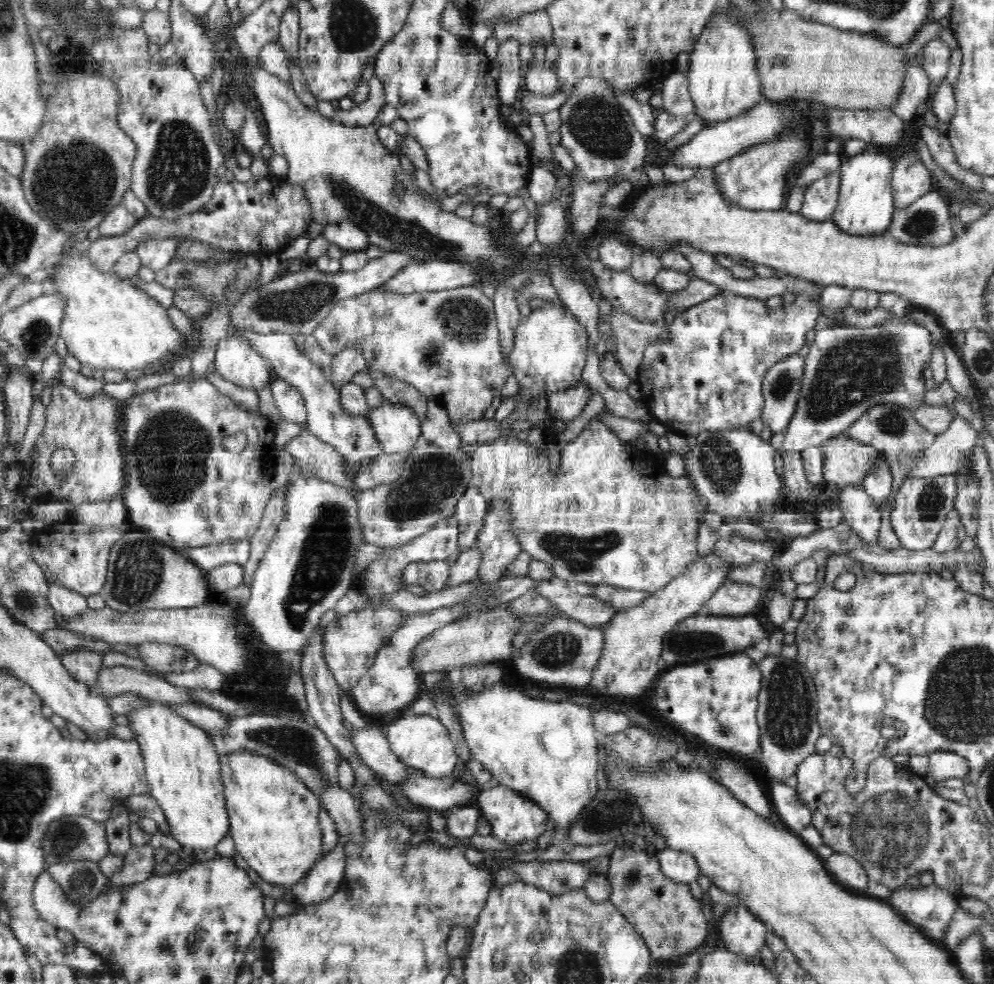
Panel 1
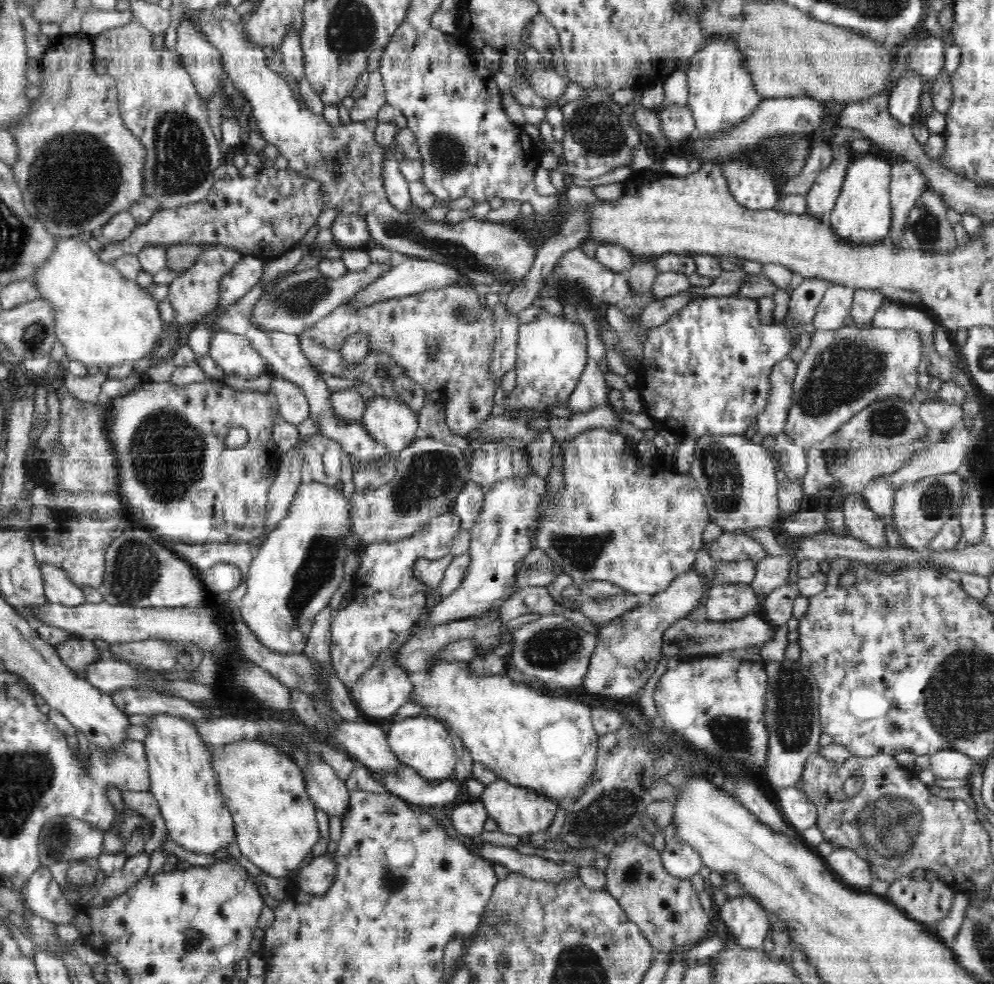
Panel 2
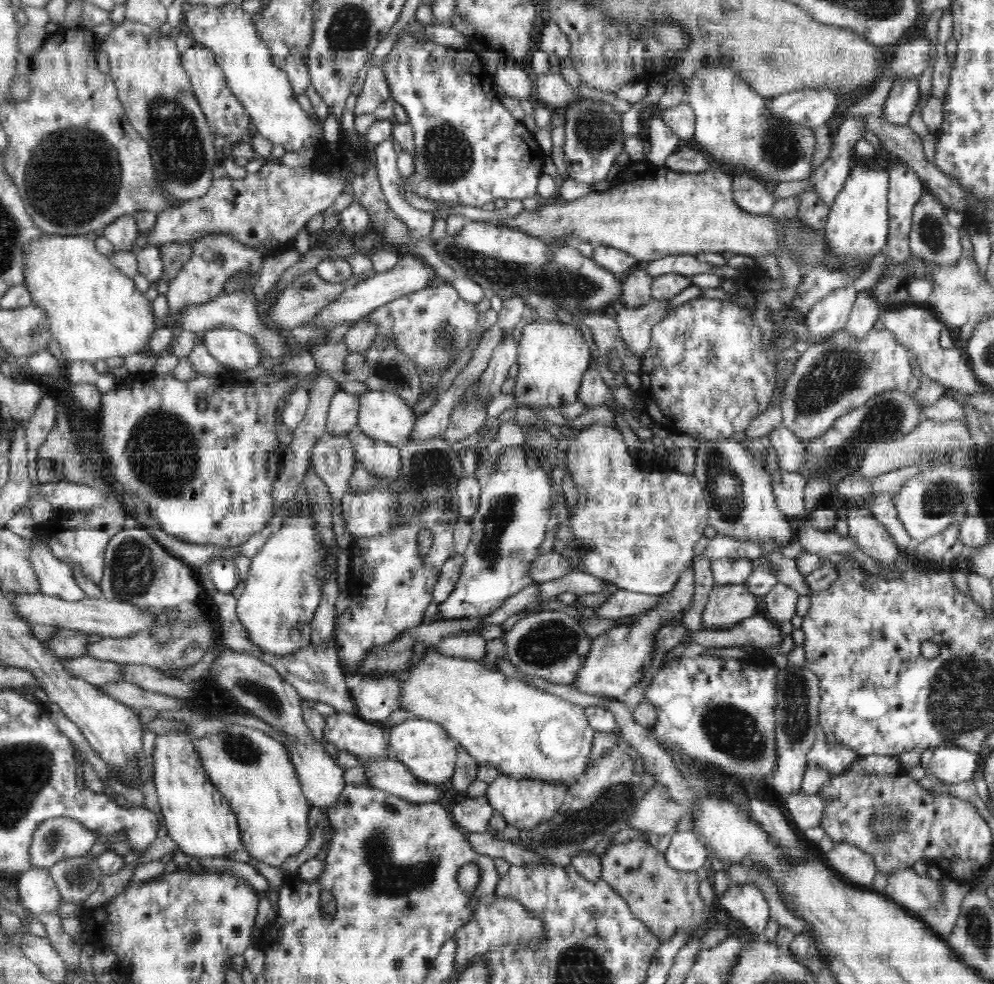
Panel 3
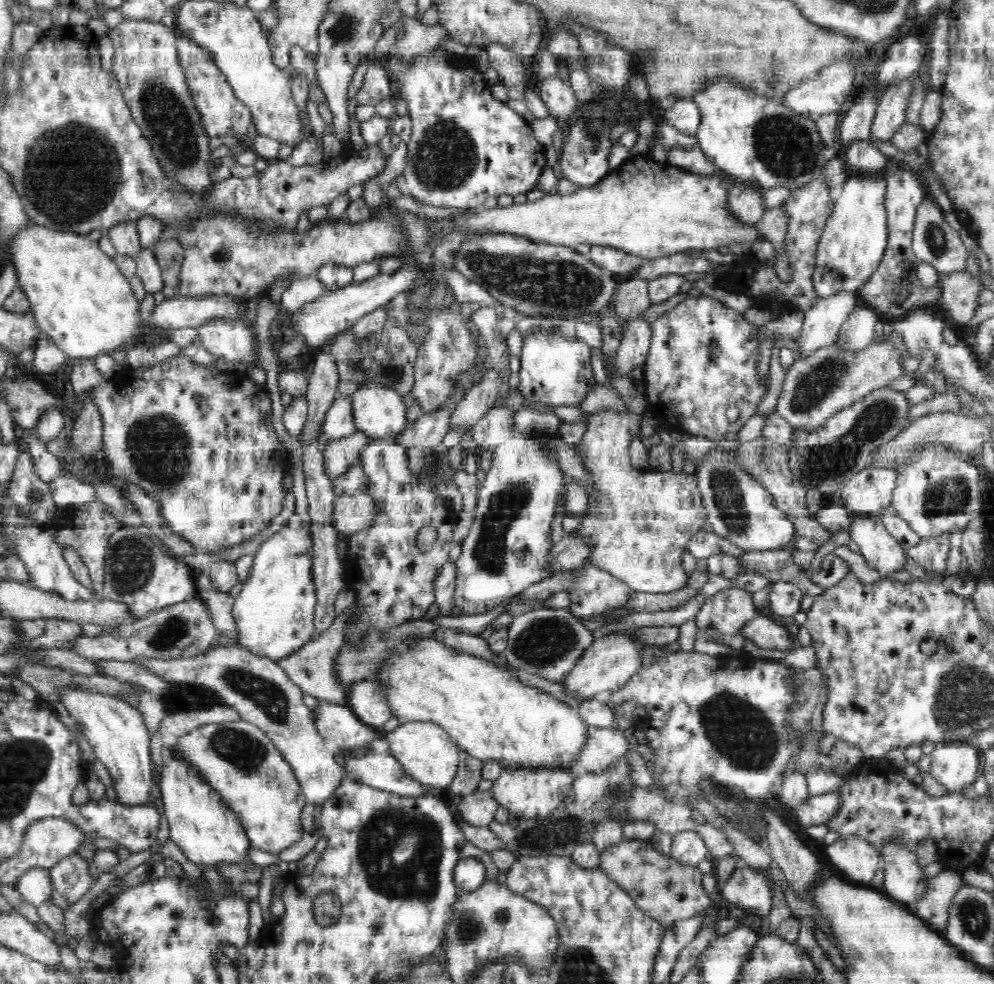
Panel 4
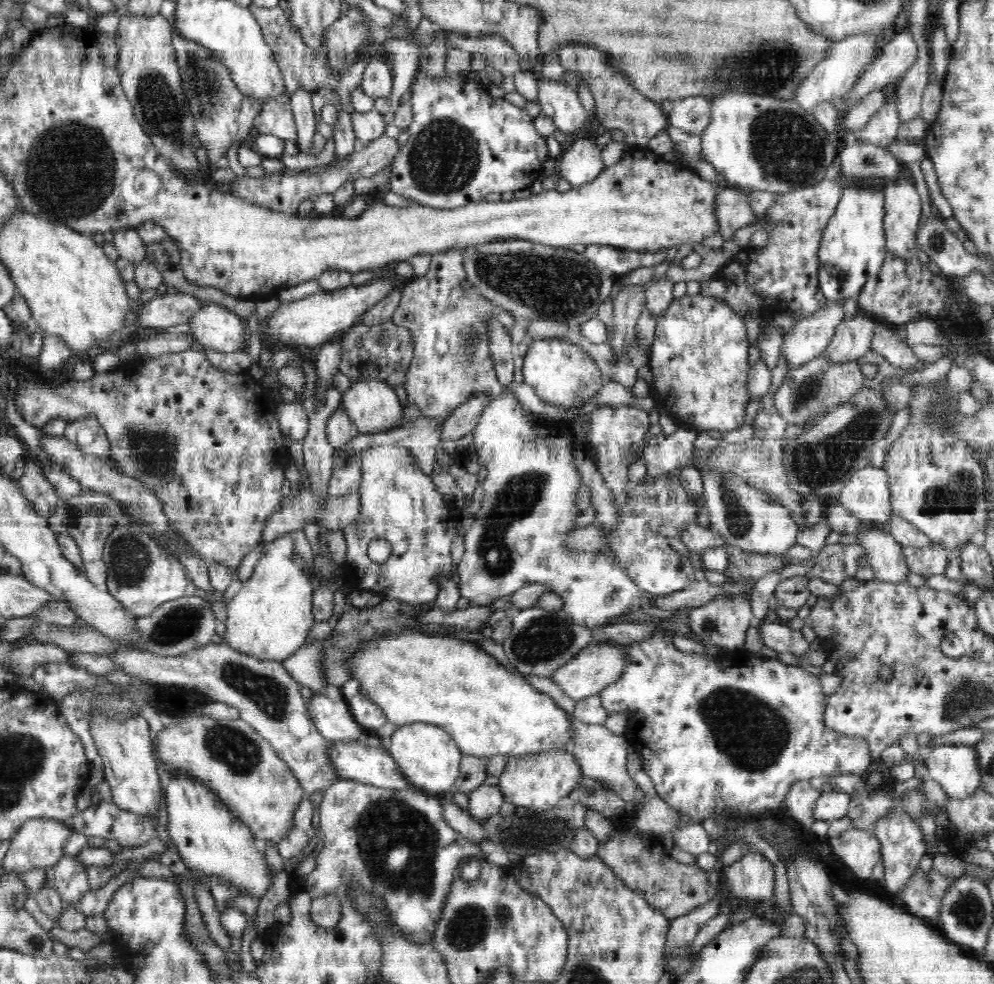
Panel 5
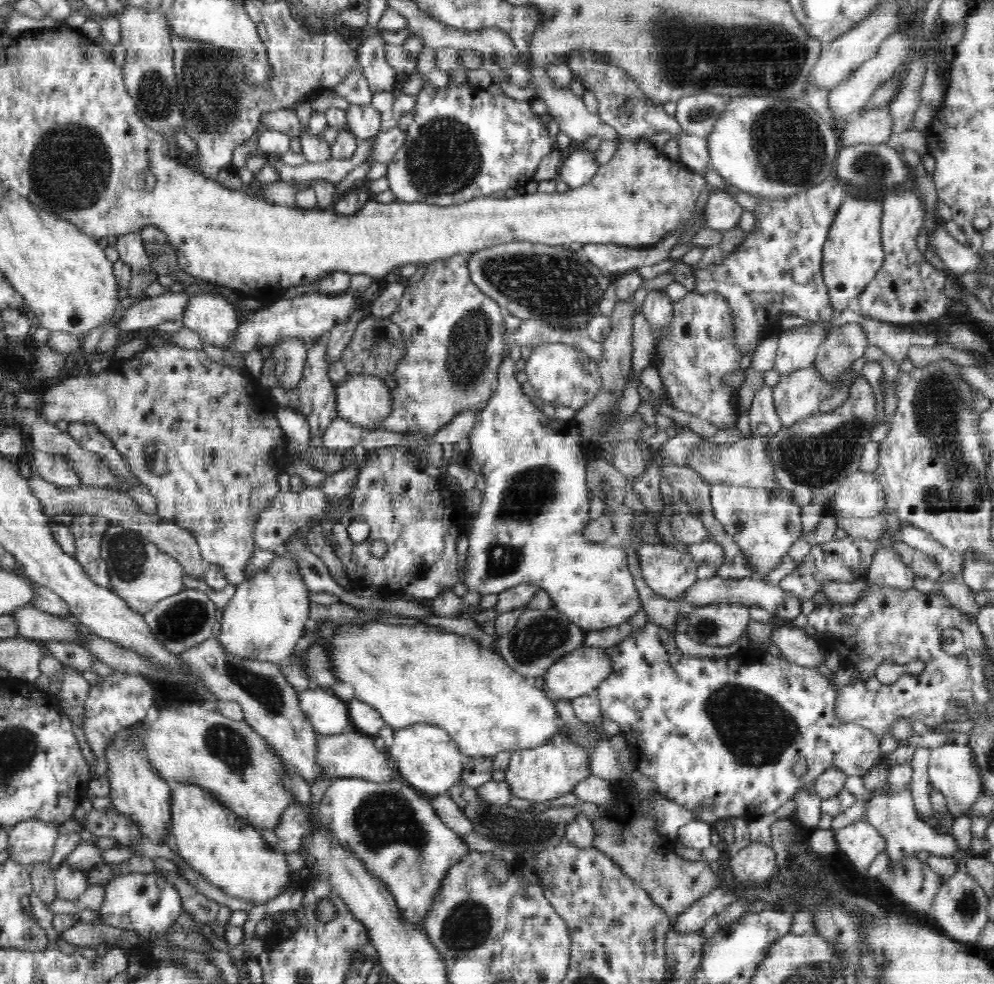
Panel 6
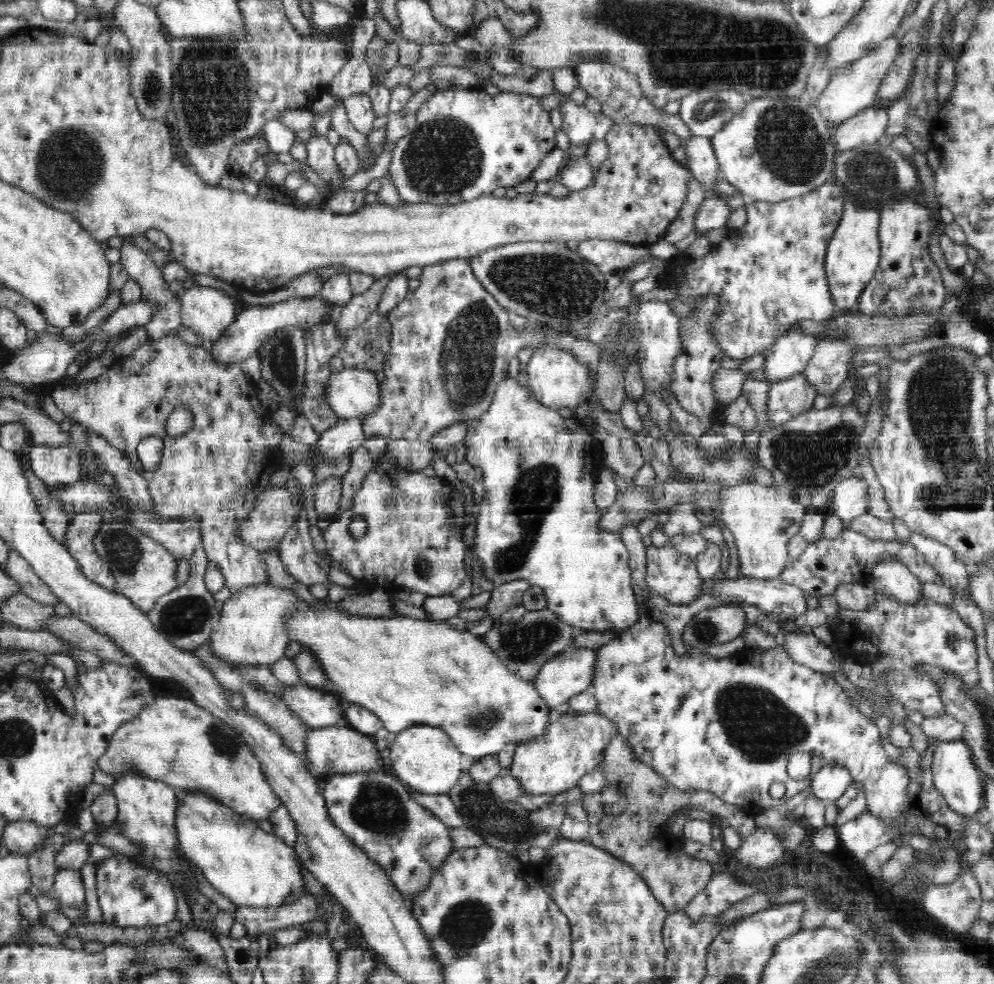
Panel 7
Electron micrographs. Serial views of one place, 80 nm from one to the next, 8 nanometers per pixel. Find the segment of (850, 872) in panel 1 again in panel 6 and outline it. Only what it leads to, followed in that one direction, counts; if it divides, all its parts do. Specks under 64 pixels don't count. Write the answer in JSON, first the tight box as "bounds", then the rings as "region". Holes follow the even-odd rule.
{"bounds":[835,818,886,875],"region":[[[863,818],[835,830],[835,839],[838,850],[844,852],[856,870],[864,875],[867,875],[875,856],[886,846],[878,830]]]}

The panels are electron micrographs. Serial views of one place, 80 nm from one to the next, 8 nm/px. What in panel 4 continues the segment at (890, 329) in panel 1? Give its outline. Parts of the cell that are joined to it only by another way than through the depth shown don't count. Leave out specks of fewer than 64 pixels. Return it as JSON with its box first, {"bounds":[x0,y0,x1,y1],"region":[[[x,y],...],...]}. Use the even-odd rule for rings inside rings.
{"bounds":[776,336,907,434],"region":[[[885,336],[875,338],[857,351],[842,349],[838,343],[813,350],[794,360],[786,371],[776,411],[793,429],[805,430],[805,434],[814,432],[822,428],[832,414],[907,375],[902,363],[898,363],[898,352],[894,342]]]}

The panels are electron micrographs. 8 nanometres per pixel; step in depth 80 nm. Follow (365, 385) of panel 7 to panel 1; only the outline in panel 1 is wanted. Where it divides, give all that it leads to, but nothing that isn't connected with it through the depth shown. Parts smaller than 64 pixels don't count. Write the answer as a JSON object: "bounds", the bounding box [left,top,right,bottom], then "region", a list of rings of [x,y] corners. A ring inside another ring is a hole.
{"bounds":[367,400,421,454],"region":[[[386,400],[367,416],[378,442],[383,446],[384,454],[415,449],[414,444],[421,435],[421,420],[411,408]]]}

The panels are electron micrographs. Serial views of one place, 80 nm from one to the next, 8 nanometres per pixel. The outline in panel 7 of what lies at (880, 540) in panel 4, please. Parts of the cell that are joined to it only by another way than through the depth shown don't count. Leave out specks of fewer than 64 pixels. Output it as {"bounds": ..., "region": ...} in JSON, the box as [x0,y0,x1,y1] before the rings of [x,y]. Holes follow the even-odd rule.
{"bounds":[870,560,923,604],"region":[[[882,560],[874,566],[870,583],[876,591],[901,604],[914,604],[923,596],[923,583],[910,570],[896,560]]]}

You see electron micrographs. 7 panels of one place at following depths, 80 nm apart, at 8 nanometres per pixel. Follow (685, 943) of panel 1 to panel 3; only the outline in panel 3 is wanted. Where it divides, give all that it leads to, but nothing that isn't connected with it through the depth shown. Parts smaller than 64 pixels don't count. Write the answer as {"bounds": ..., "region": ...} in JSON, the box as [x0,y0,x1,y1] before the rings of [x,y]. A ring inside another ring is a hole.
{"bounds":[600,839,710,944],"region":[[[628,839],[622,844],[612,845],[600,859],[601,879],[626,901],[634,918],[641,920],[660,944],[682,928],[694,935],[706,928],[710,909],[698,894],[696,871],[680,872],[668,866],[665,854],[656,849],[653,841]]]}

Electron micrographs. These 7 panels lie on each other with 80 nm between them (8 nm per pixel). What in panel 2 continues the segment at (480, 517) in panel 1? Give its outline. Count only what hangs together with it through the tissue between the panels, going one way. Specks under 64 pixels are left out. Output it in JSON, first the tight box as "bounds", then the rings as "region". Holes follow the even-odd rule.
{"bounds":[452,480,484,531],"region":[[[471,480],[466,482],[452,505],[453,512],[456,516],[460,516],[461,528],[471,531],[478,521],[483,502],[484,493],[481,486]]]}

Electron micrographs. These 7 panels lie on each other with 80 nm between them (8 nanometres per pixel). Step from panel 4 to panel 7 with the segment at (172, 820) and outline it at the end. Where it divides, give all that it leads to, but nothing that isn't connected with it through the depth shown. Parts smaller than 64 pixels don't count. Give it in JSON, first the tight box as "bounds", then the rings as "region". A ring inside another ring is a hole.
{"bounds":[175,793,305,907],"region":[[[179,793],[175,829],[179,849],[204,874],[214,888],[236,906],[272,907],[290,895],[305,892],[295,848],[273,833],[265,833],[256,821],[223,806],[204,793]]]}

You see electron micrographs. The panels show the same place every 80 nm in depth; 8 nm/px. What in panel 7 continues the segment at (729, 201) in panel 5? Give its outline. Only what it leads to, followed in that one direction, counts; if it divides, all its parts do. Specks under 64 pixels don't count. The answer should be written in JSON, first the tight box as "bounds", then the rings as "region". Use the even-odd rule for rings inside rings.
{"bounds":[694,194,733,233],"region":[[[709,194],[699,206],[694,218],[694,229],[701,233],[716,228],[725,228],[732,216],[733,209],[723,200],[720,194]]]}

